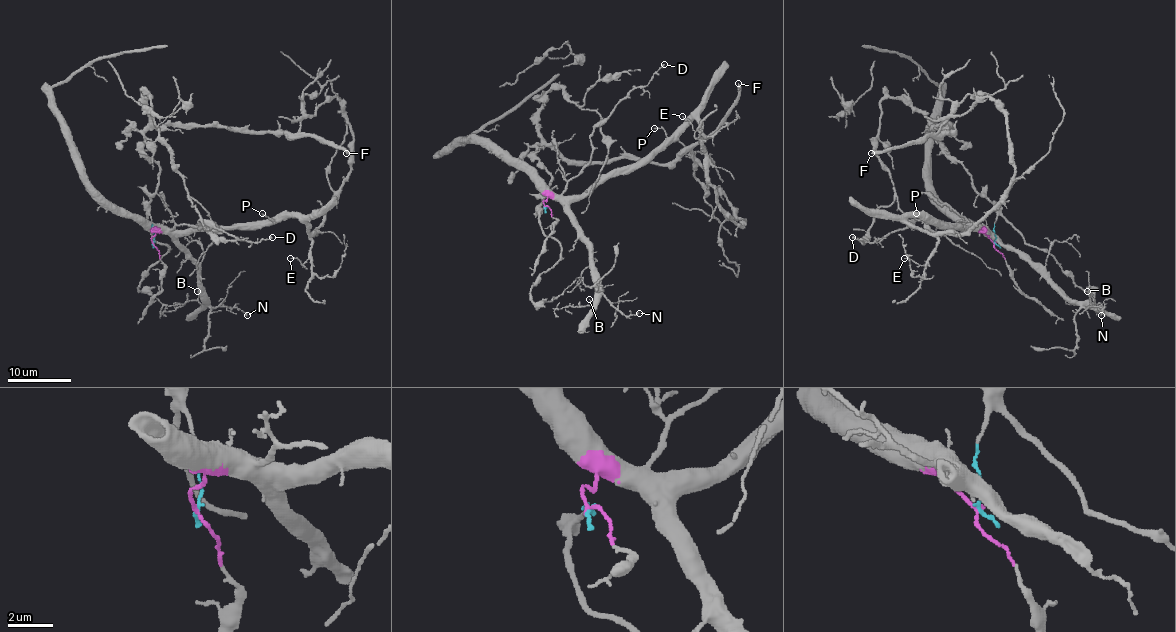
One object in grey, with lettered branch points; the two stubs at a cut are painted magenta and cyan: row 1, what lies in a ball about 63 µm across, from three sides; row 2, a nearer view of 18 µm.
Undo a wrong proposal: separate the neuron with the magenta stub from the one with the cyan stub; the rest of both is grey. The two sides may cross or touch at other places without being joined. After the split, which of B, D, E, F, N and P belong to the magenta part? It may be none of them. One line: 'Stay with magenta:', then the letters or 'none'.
Stay with magenta: B, D, E, N, P

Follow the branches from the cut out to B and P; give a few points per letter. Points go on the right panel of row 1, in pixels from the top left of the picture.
B: (994, 242), (985, 231), (1025, 254), (1072, 300), (1091, 303), (1093, 298), (1087, 290)
P: (994, 242), (983, 231), (939, 228), (921, 222), (916, 214)

